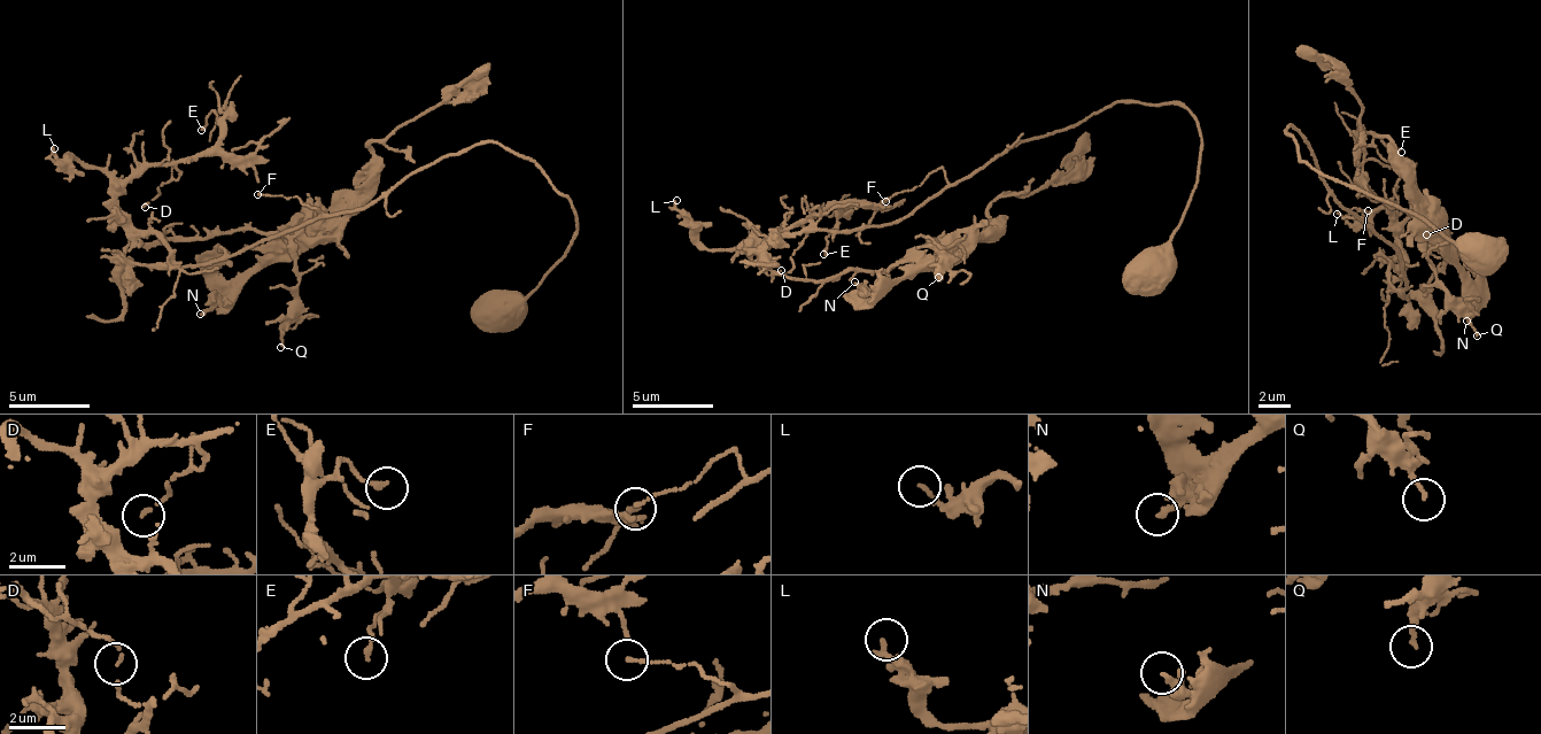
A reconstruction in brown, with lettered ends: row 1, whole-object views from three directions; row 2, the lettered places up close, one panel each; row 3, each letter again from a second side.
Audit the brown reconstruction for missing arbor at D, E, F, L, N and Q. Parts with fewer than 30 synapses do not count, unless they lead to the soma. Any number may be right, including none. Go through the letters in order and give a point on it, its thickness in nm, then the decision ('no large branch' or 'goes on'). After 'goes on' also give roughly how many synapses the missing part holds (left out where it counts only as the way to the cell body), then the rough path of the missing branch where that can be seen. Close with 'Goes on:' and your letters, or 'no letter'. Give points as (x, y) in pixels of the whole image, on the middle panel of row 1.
D: (781, 270) | 110 nm | no large branch
E: (823, 254) | 160 nm | no large branch
F: (885, 201) | 90 nm | no large branch
L: (676, 200) | 170 nm | no large branch
N: (854, 281) | 180 nm | no large branch
Q: (938, 277) | 170 nm | no large branch
Goes on: no letter

